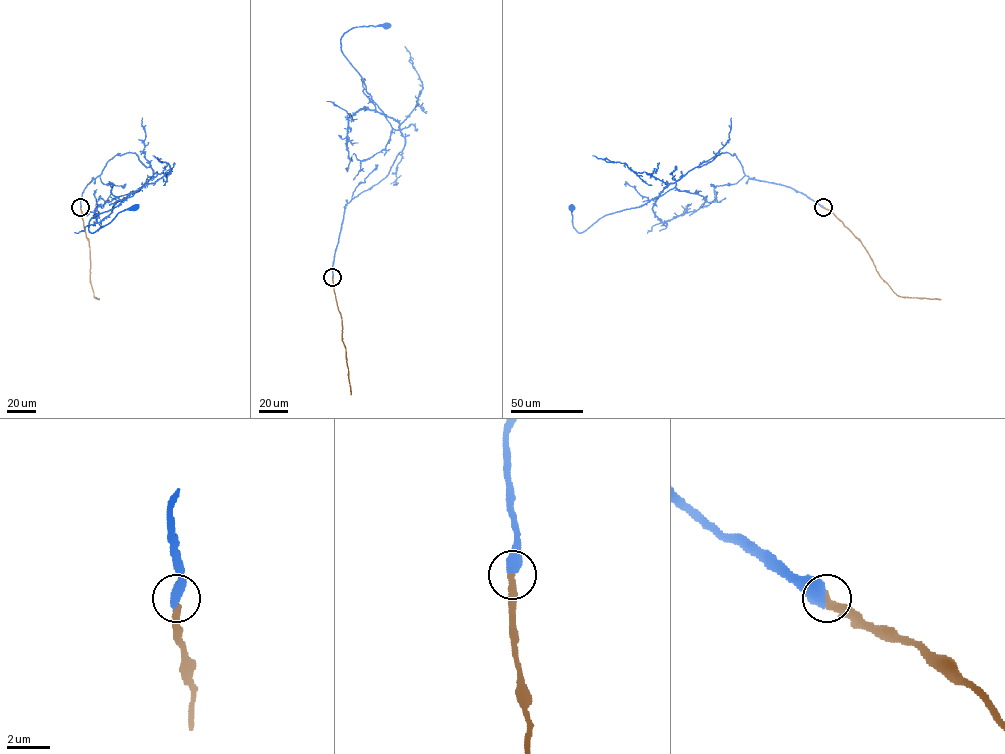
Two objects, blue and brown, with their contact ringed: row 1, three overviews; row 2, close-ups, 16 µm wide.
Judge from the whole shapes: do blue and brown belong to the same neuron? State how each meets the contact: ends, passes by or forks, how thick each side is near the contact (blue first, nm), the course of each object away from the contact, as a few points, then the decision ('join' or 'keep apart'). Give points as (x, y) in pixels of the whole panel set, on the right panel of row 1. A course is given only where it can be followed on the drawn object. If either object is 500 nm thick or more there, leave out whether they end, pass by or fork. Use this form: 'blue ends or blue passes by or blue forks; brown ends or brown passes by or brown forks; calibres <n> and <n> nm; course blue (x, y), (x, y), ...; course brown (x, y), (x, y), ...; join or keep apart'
calibres 600 and 360 nm; course blue (822, 207), (790, 187), (750, 178), (728, 152), (662, 195), (606, 214), (581, 232), (571, 207); course brown (823, 207), (861, 242), (879, 275), (897, 295), (941, 299); join

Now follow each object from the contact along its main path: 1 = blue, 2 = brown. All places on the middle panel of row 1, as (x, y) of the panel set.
1: (332, 276), (345, 205), (387, 175), (404, 147), (405, 137), (341, 48), (352, 28), (386, 25)
2: (332, 277), (350, 395)

